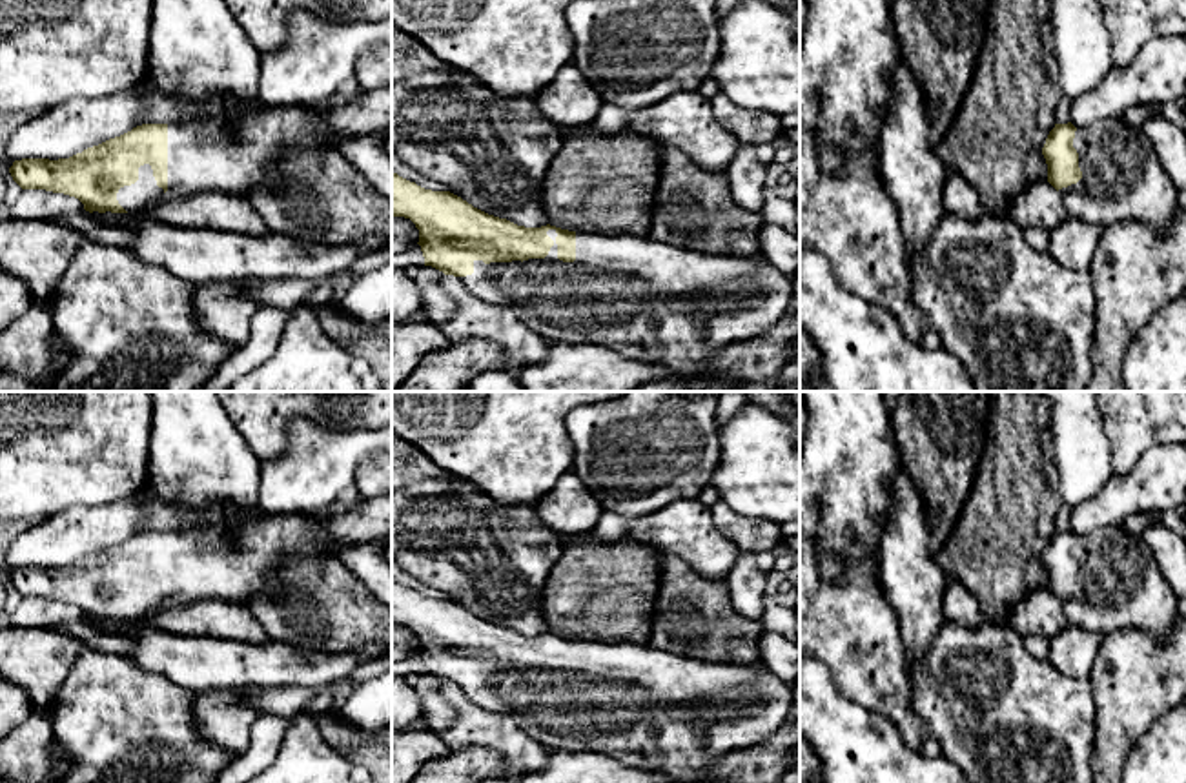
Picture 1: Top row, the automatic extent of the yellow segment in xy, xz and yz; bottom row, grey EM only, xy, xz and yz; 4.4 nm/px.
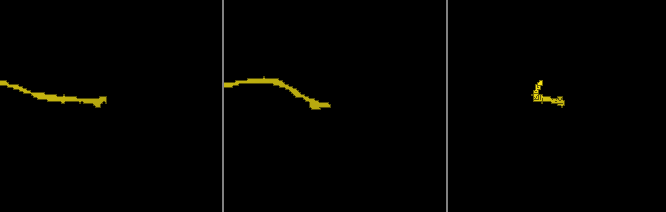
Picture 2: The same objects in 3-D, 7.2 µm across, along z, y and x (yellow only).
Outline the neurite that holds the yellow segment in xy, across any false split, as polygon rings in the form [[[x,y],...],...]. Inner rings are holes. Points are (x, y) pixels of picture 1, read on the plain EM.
[[[392,493],[368,497],[341,515],[262,514],[235,532],[208,528],[142,532],[69,566],[22,566],[9,575],[22,597],[46,597],[78,606],[93,621],[137,621],[169,606],[220,599],[248,606],[266,590],[266,575],[284,555],[335,555],[339,548],[383,546],[392,537]]]

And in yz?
[[[1122,524],[1100,528],[1084,537],[1077,537],[1071,530],[1055,532],[1042,563],[1048,572],[1048,590],[1058,599],[1069,625],[1100,637],[1124,628],[1139,628],[1162,639],[1182,617],[1179,597],[1164,583],[1153,555]]]

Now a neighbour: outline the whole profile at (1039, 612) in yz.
[[[1048,588],[1033,590],[1029,595],[1017,601],[1006,623],[1022,637],[1037,634],[1046,639],[1055,637],[1069,625],[1058,599]]]

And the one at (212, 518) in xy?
[[[171,503],[168,506],[189,519],[188,528],[208,528],[217,534],[222,534],[226,528],[224,510],[217,508],[215,504],[210,504],[206,510],[199,510],[199,512],[188,510],[184,504],[177,504],[177,503]]]

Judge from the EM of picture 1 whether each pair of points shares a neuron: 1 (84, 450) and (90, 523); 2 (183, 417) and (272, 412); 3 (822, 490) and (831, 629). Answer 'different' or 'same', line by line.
1: different
2: different
3: same

